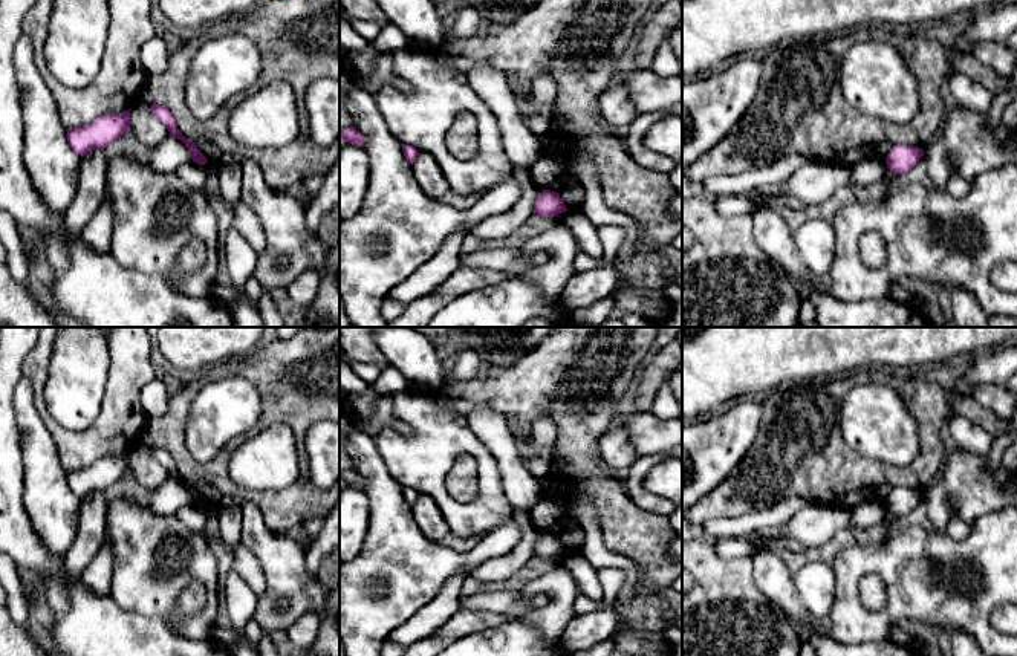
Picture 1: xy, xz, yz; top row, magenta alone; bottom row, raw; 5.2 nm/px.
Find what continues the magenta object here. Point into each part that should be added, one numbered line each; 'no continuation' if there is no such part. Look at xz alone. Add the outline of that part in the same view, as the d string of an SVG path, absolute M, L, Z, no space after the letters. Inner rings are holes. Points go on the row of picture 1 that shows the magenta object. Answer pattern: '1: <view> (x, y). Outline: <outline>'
no continuation

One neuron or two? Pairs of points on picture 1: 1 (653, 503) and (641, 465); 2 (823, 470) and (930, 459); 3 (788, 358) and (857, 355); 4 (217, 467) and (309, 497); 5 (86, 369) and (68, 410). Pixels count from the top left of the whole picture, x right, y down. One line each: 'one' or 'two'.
1: one
2: one
3: one
4: one
5: one

